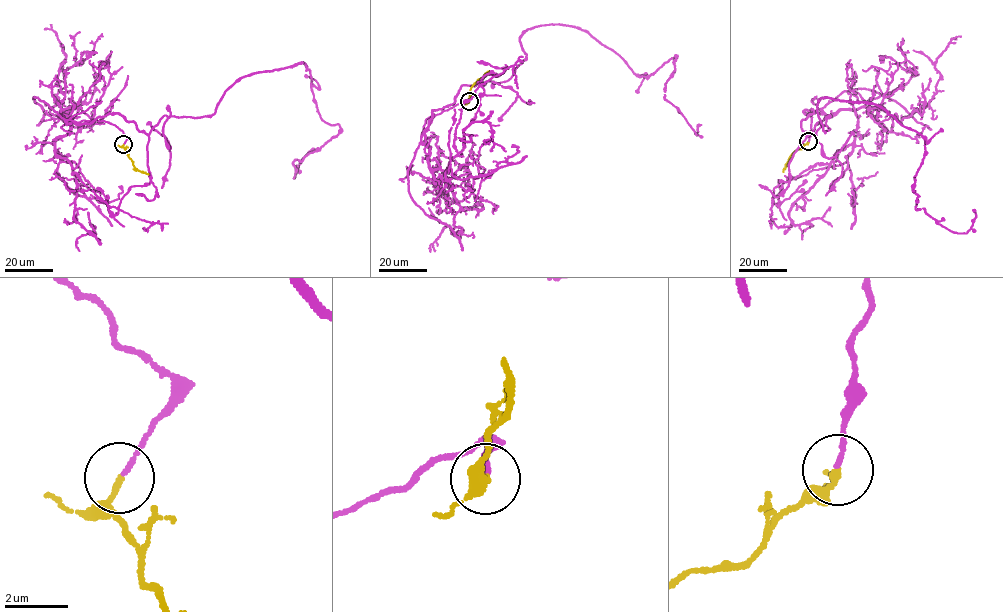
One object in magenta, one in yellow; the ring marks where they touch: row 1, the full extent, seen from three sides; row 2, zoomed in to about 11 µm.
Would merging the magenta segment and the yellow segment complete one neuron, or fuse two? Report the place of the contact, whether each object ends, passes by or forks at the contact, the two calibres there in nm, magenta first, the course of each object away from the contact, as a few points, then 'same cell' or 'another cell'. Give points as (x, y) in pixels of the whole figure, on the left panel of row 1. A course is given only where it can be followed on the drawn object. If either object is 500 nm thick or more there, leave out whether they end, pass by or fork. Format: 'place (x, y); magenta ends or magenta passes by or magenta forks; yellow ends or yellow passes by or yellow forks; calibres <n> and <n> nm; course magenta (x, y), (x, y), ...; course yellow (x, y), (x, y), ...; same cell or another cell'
place (123, 144); magenta ends; yellow ends; calibres 120 and 180 nm; course magenta (124, 144), (113, 124), (74, 122), (117, 113), (148, 134), (304, 62), (340, 130), (293, 178), (315, 149); course yellow (123, 144), (133, 166), (148, 174); same cell

